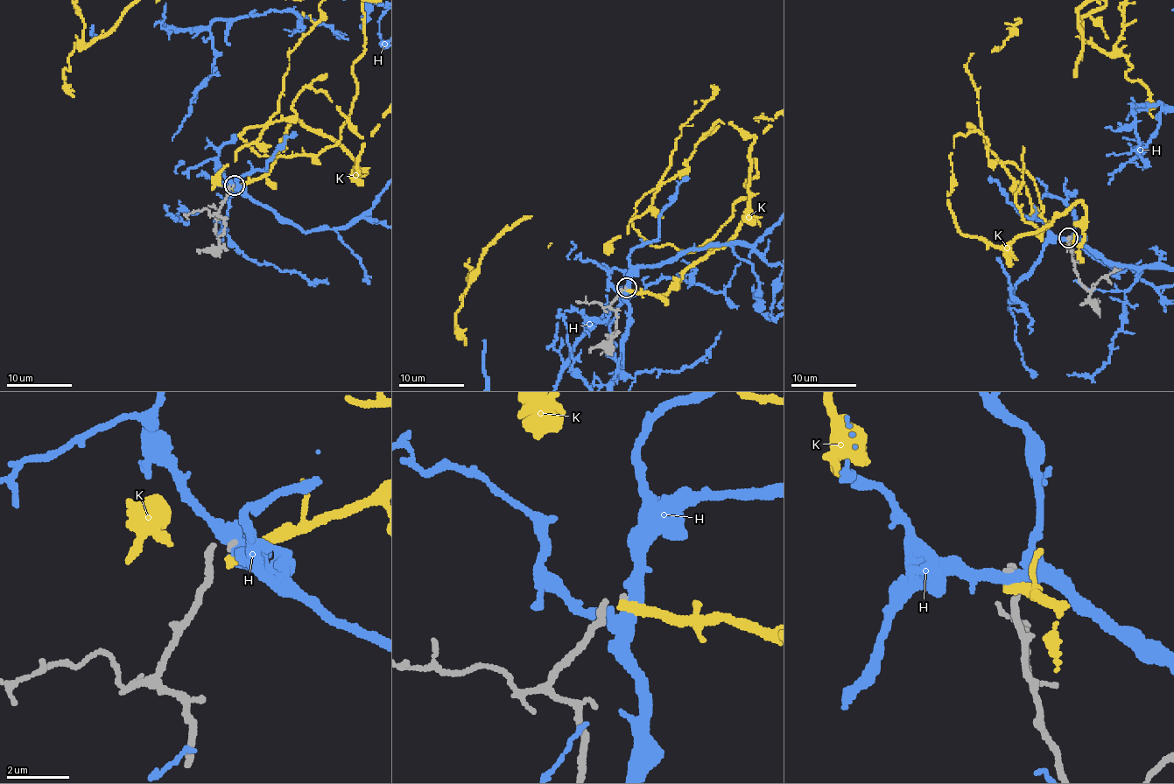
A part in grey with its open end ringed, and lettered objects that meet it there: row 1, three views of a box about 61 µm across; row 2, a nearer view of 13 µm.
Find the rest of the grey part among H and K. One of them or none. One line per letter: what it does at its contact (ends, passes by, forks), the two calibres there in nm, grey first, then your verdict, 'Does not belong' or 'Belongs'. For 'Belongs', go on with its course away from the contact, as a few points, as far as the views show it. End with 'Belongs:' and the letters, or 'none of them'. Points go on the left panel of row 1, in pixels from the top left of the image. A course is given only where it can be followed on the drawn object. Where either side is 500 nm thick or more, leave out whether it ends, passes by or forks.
H: It forks there. Thickness 220 nm (grey) against 360 nm. Does not belong
K: It ends there. Thickness 220 nm (grey) against 360 nm. Does not belong
Belongs: none of them

